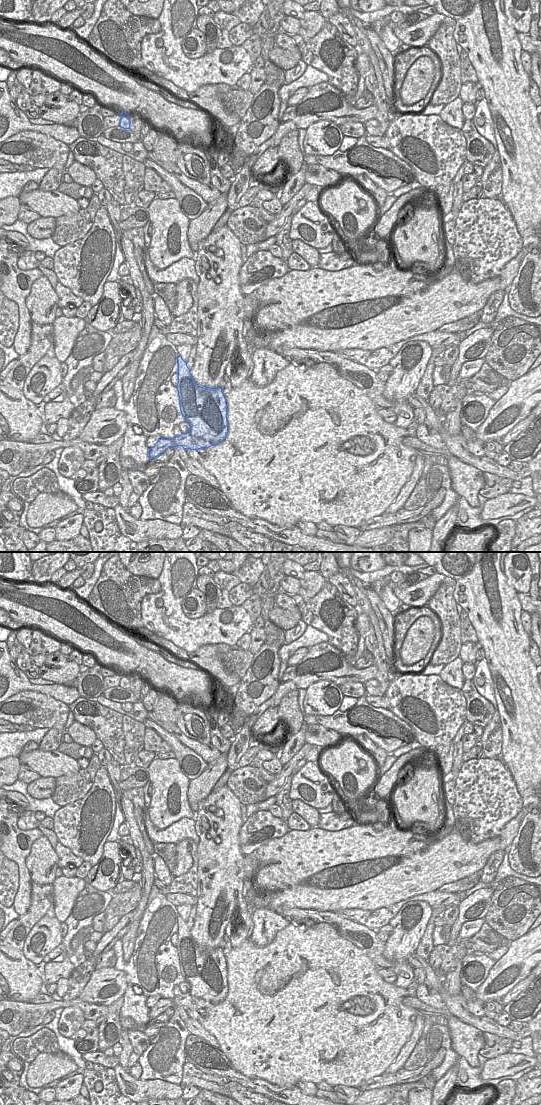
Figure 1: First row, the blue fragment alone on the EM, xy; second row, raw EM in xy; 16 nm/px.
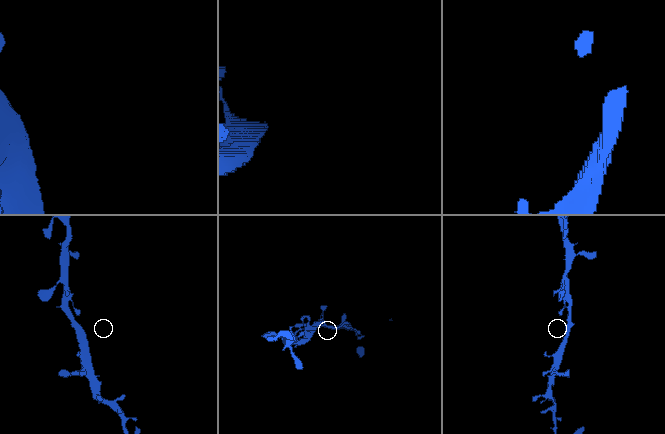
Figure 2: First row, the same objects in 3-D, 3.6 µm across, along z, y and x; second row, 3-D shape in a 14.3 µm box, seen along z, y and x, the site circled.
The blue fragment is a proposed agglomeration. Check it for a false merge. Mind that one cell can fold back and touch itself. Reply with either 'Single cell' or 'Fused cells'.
Single cell

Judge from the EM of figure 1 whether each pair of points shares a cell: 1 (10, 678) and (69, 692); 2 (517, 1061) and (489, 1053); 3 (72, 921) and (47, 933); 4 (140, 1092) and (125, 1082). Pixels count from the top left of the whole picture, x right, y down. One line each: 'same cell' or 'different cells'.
1: same cell
2: different cells
3: different cells
4: same cell

